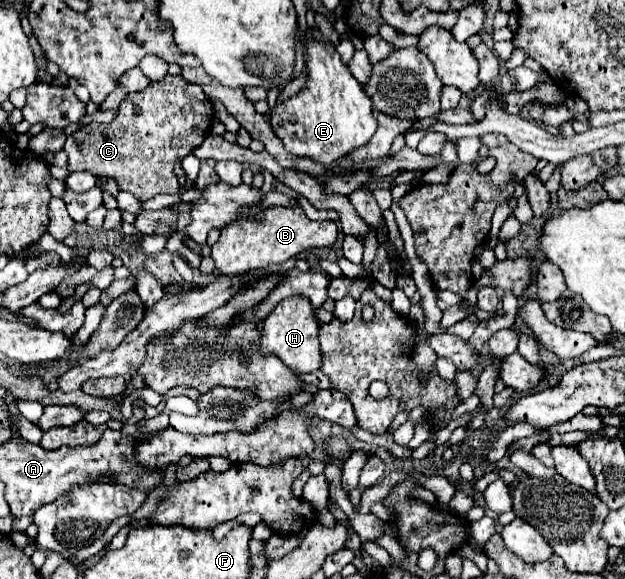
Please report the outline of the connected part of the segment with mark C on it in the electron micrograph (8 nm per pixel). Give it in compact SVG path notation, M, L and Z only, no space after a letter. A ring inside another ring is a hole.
M166 75L162 81L150 83L140 93L128 93L128 97L120 103L112 123L90 123L86 127L80 127L66 139L64 151L68 153L70 171L90 171L92 175L112 177L122 191L130 191L140 201L152 199L160 193L174 195L180 189L174 165L182 161L188 153L192 153L192 147L200 147L200 143L206 139L206 133L210 131L212 119L212 101L204 95L200 85L188 83L182 75Z

